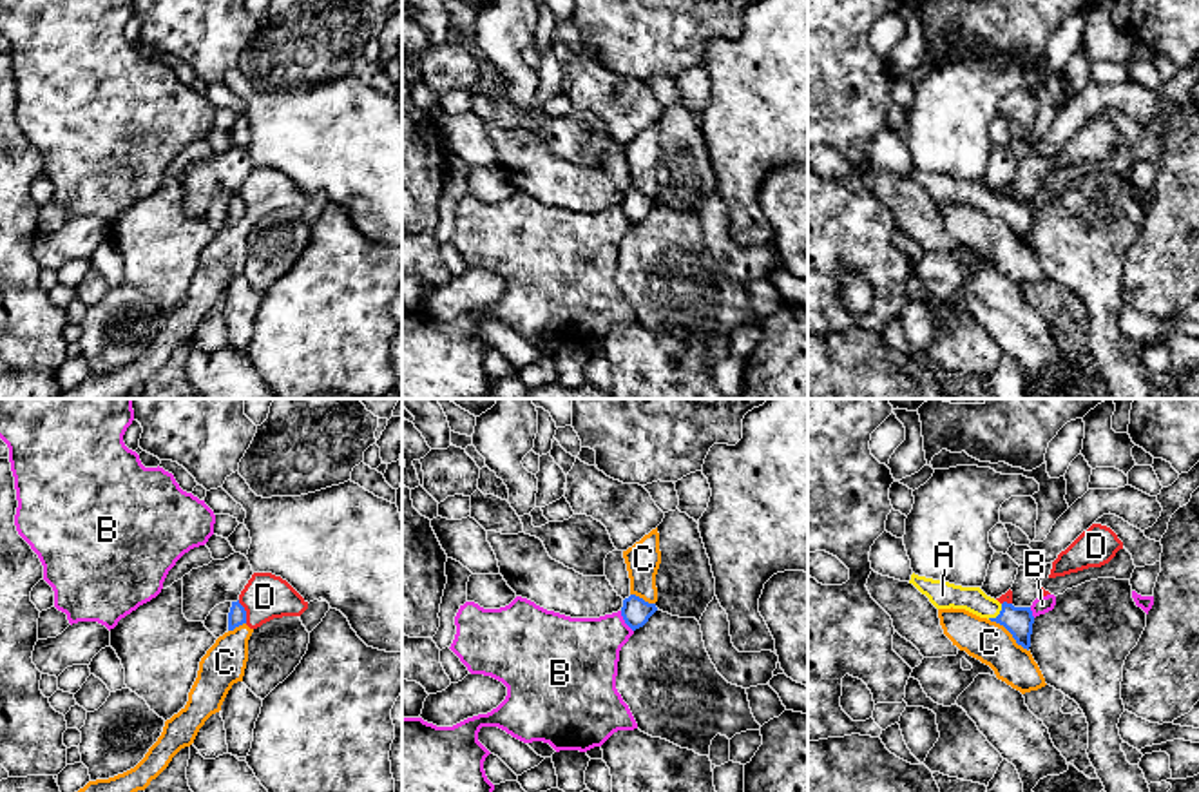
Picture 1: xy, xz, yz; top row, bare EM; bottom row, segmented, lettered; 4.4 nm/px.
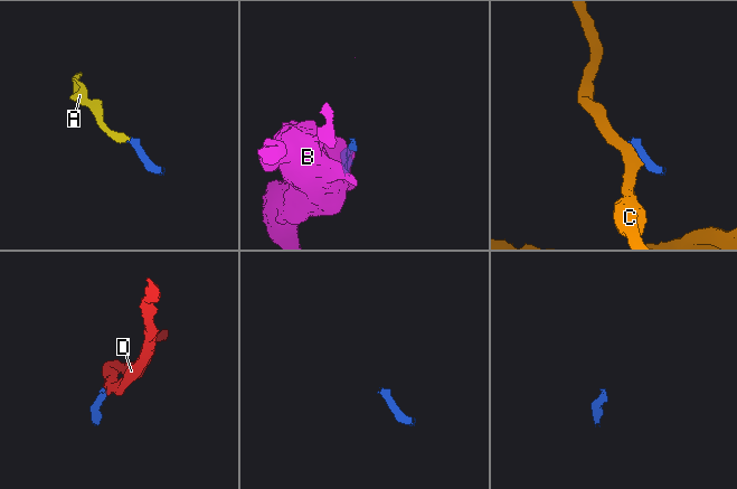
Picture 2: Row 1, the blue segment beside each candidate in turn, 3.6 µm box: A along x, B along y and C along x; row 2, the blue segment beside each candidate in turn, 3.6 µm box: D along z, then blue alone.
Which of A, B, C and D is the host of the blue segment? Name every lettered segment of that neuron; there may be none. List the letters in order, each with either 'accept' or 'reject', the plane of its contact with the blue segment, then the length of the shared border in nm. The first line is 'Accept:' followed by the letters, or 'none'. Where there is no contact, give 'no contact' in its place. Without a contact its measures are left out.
Accept: A
A: accept; contact in yz; length 100 nm
B: reject; contact in xz; length 110 nm
C: reject; contact in yz; length 220 nm
D: reject; contact in xy; length 110 nm

